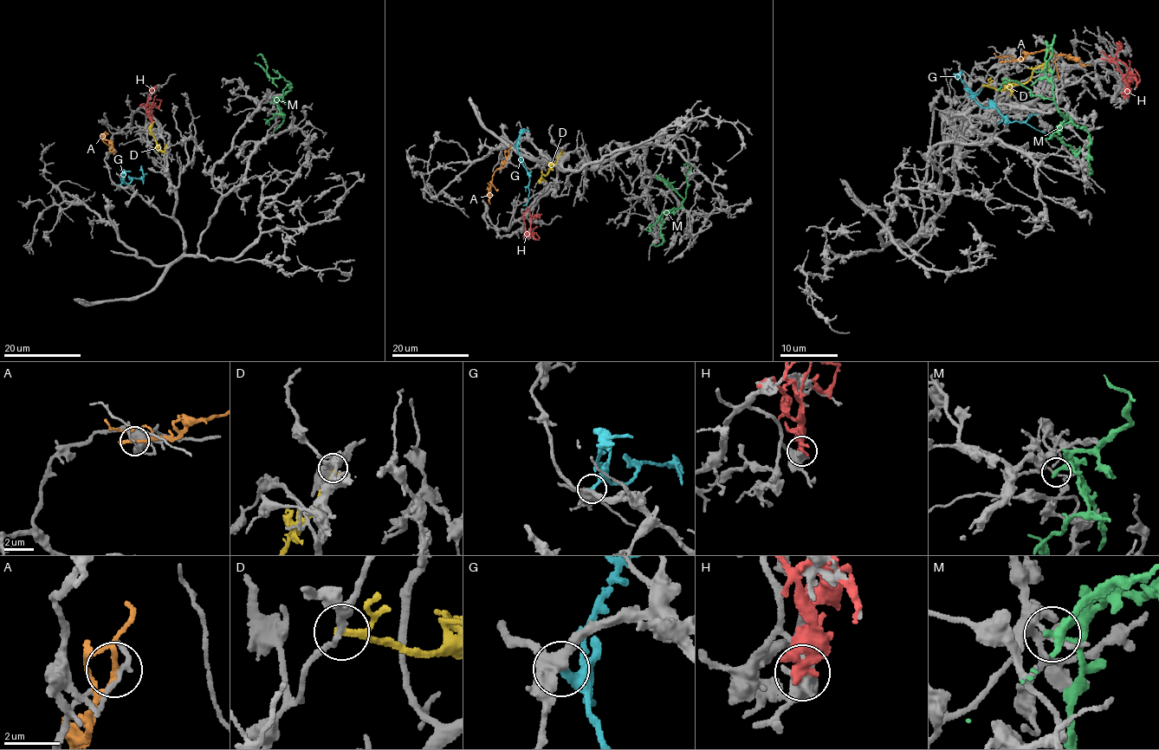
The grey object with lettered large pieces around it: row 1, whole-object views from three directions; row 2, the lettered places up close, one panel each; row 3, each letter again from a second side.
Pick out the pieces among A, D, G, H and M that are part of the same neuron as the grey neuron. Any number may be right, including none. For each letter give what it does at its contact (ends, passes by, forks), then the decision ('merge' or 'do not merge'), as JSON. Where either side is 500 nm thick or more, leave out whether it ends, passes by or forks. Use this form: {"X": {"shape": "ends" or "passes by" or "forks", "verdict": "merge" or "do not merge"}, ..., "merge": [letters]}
{"A": {"shape": "ends", "verdict": "do not merge"}, "D": {"shape": "passes by", "verdict": "do not merge"}, "G": {"shape": "ends", "verdict": "merge"}, "H": {"shape": "ends", "verdict": "do not merge"}, "M": {"shape": "ends", "verdict": "do not merge"}, "merge": ["G"]}

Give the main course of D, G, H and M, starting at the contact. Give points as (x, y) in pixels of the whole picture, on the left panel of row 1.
D: (165, 152), (158, 147), (150, 129), (154, 122)
G: (119, 185), (129, 183), (134, 177), (143, 178), (144, 173), (147, 173), (143, 175)
H: (152, 123), (147, 98), (157, 86)
M: (271, 103), (290, 90), (291, 83), (282, 77), (269, 77), (266, 60), (261, 54), (257, 55)

